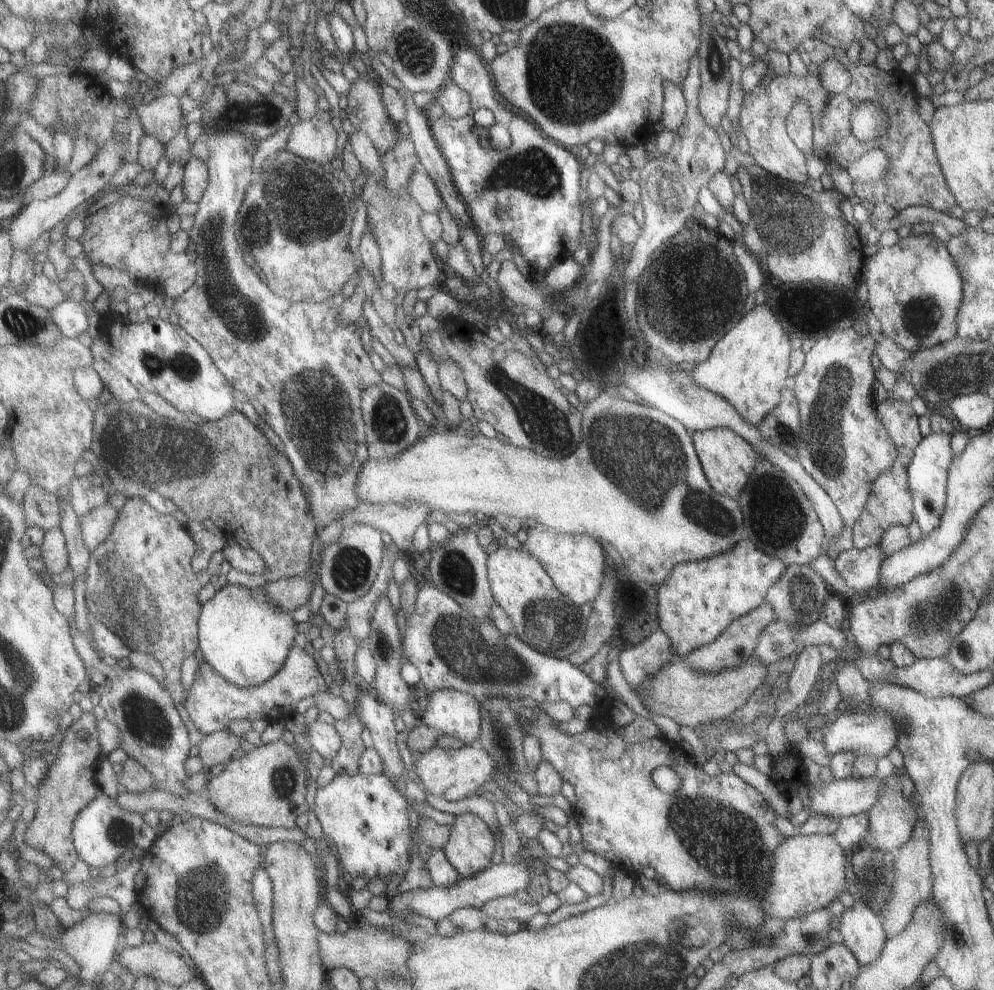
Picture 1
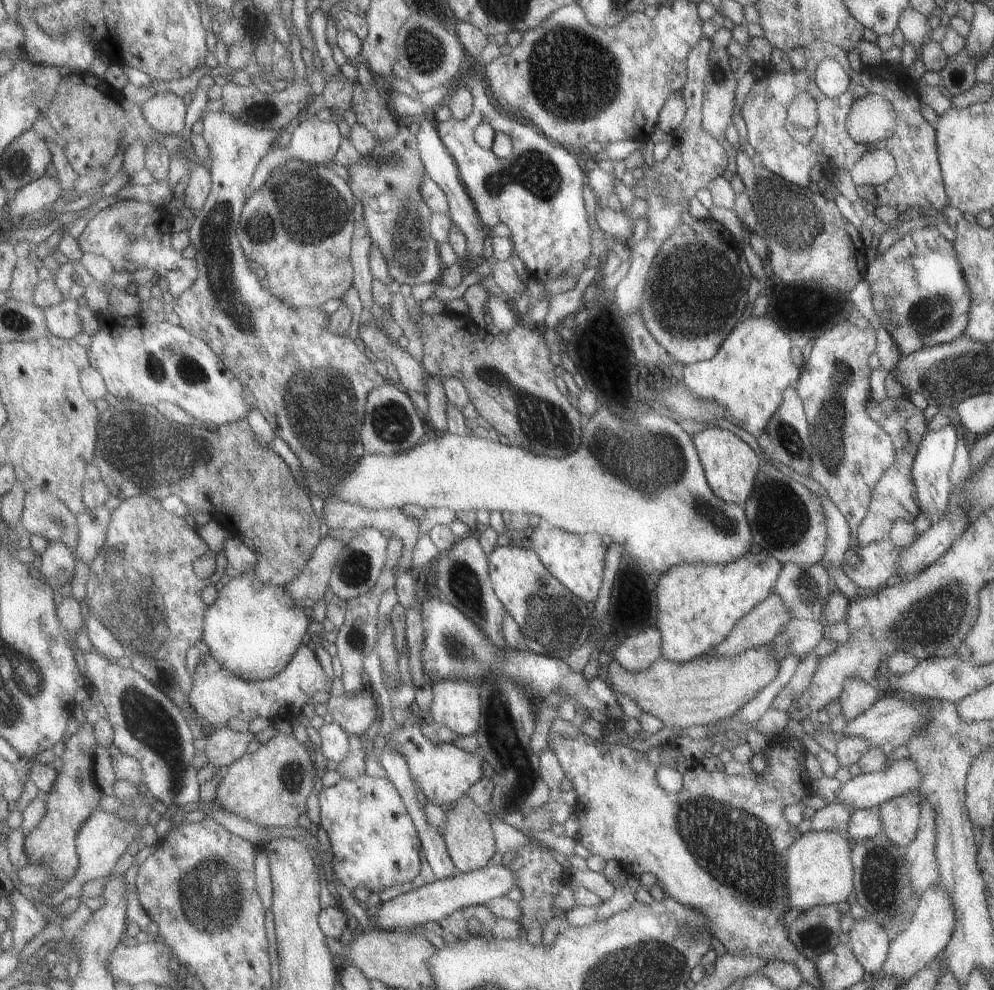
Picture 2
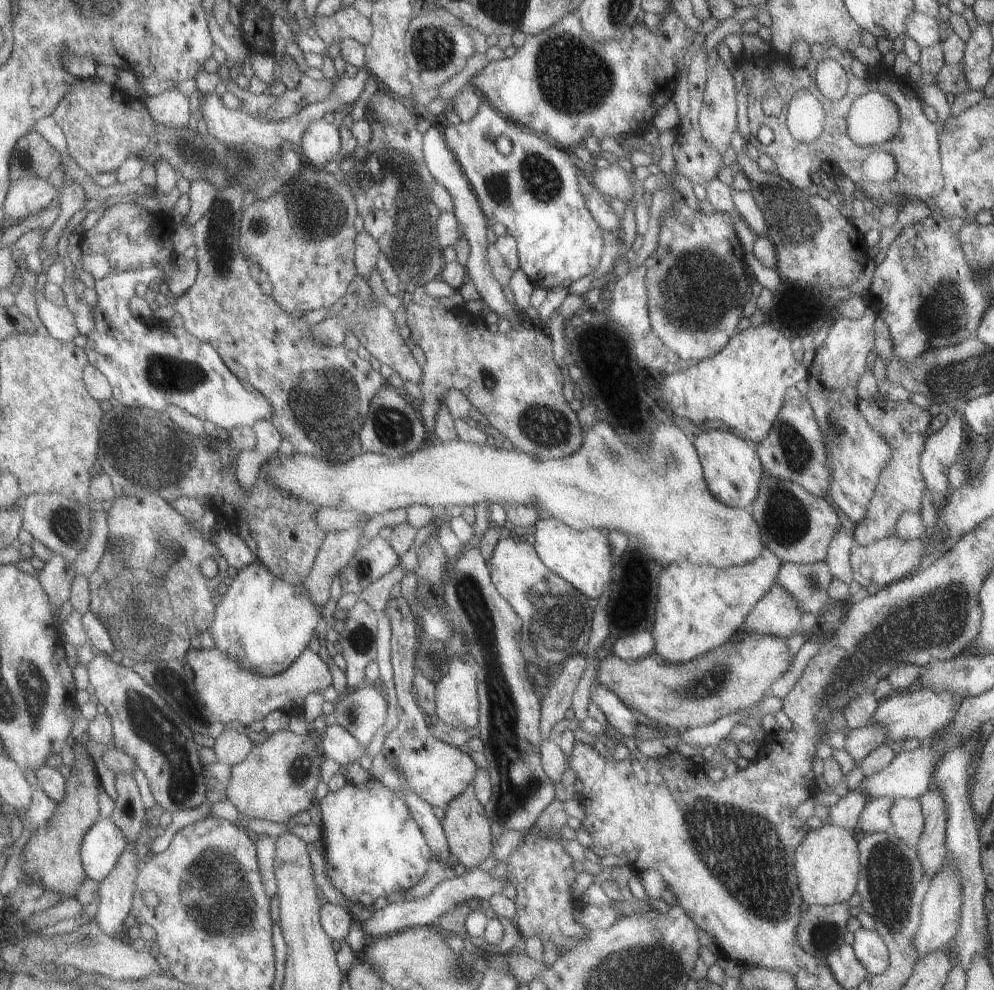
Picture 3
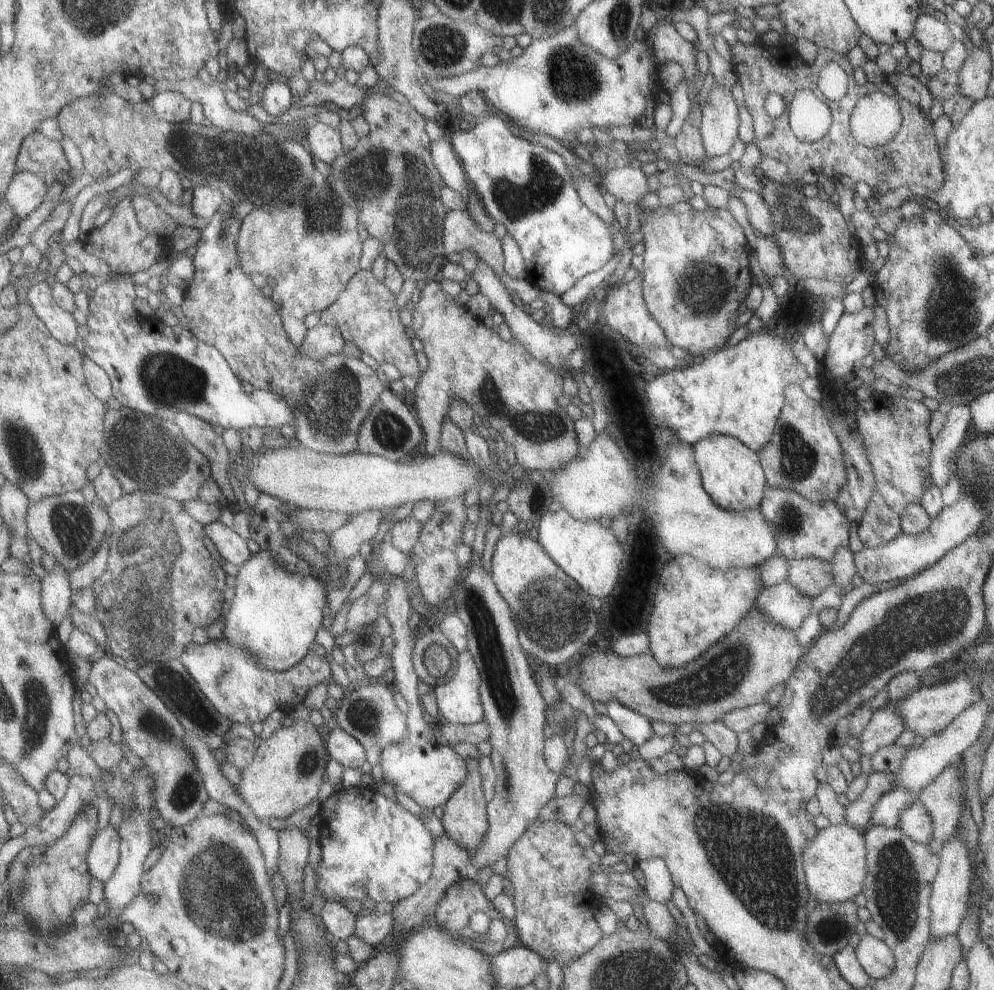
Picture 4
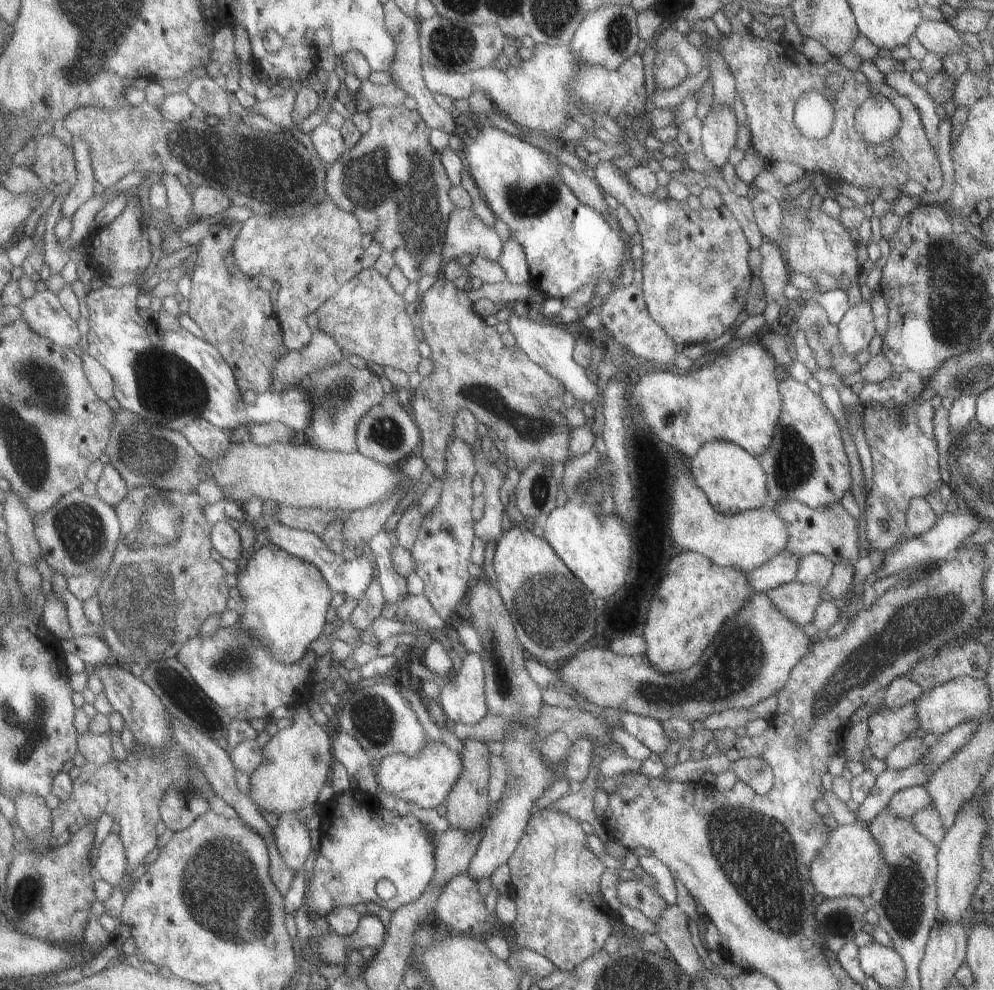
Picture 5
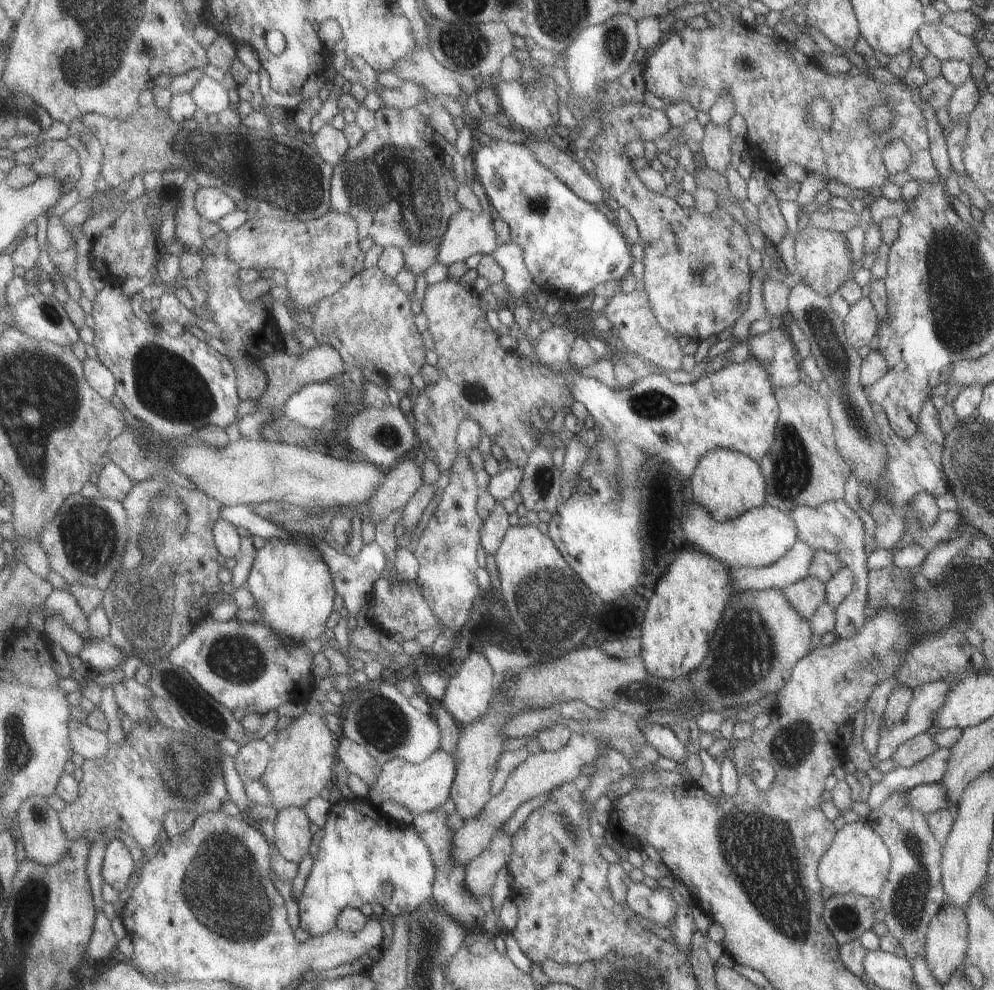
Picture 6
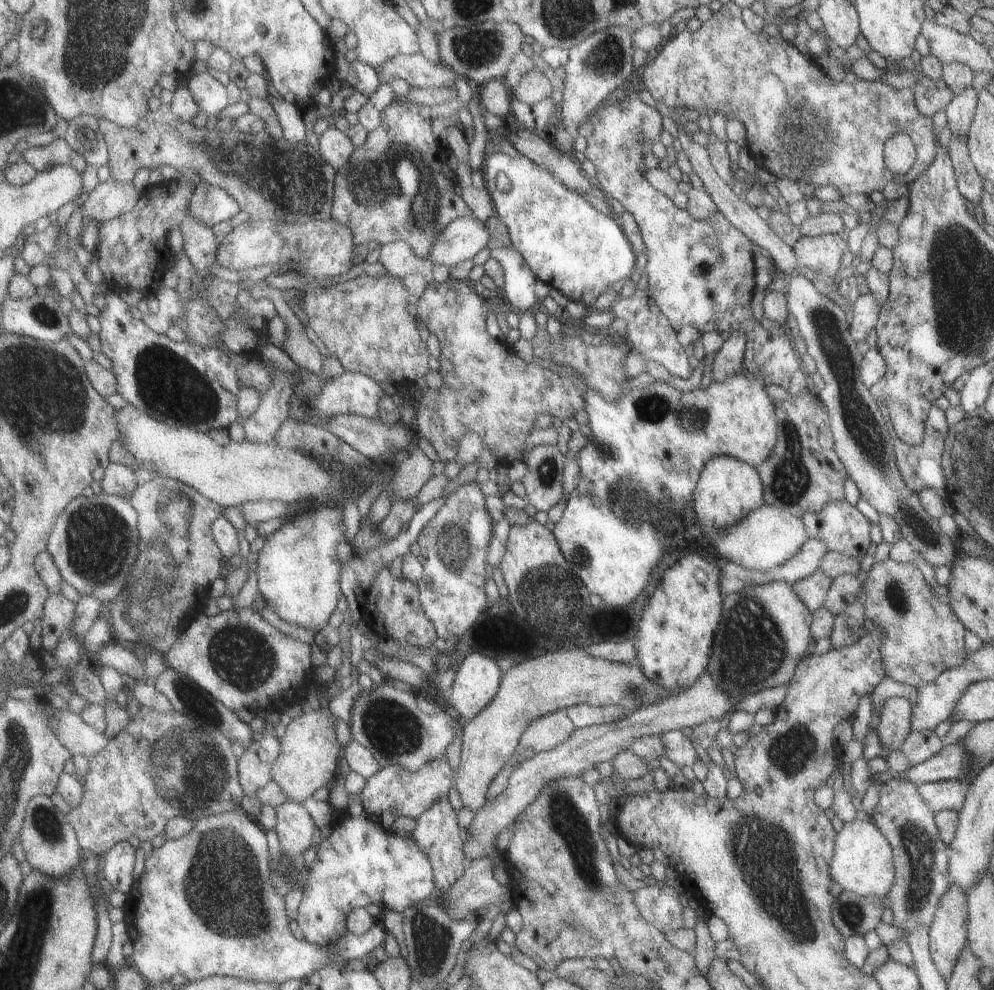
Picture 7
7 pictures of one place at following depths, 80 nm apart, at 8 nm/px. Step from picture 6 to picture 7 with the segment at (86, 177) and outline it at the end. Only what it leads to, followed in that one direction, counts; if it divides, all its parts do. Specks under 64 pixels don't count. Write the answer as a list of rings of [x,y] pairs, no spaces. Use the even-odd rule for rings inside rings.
[[[81,115],[71,120],[63,139],[87,160],[87,164],[95,166],[96,169],[108,164],[108,146],[103,140],[99,120],[95,116]]]

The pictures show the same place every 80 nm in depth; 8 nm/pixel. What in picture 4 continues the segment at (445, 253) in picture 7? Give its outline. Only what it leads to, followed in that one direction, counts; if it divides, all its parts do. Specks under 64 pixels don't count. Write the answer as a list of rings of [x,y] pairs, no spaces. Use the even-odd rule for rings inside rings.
[[[449,210],[443,226],[446,254],[475,251],[499,276],[505,273],[502,240],[495,232],[482,230],[468,211]]]

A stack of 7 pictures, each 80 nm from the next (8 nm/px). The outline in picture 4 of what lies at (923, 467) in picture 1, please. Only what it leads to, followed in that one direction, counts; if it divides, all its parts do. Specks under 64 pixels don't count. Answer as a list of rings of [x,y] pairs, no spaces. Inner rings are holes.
[[[957,403],[946,412],[940,433],[932,439],[929,455],[930,481],[941,488],[951,475],[951,453],[960,447],[965,430],[970,423],[970,412],[967,404]]]

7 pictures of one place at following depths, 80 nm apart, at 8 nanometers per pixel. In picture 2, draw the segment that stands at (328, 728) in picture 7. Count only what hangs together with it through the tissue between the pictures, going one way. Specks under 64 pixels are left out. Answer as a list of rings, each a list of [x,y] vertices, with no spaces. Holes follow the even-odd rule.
[[[277,733],[256,751],[247,753],[223,769],[216,798],[225,810],[261,826],[299,826],[299,818],[310,812],[307,800],[315,786],[317,770],[306,746],[296,737]]]

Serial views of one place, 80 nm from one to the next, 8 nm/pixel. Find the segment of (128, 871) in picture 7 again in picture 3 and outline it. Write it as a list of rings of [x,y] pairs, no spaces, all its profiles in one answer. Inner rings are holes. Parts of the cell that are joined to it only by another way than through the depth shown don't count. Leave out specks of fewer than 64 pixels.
[[[111,818],[97,819],[82,844],[82,863],[88,878],[102,883],[113,872],[128,844],[126,834]]]

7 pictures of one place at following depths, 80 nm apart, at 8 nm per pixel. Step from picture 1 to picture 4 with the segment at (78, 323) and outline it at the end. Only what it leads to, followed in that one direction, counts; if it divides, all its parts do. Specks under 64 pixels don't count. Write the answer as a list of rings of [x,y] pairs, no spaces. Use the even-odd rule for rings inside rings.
[[[45,280],[32,284],[27,300],[30,309],[42,320],[41,326],[62,343],[73,345],[79,337],[79,324],[73,314],[61,308],[52,293],[52,286]]]

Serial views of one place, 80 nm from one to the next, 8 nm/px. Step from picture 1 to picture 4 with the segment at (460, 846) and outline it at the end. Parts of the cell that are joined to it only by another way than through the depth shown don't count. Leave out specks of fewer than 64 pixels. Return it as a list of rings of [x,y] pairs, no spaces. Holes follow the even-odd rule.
[[[483,755],[480,757],[467,757],[466,761],[469,765],[465,782],[457,791],[454,792],[451,799],[444,804],[444,814],[442,823],[444,824],[446,833],[458,845],[469,849],[473,854],[482,843],[483,837],[486,835],[487,829],[490,827],[488,820],[488,800],[485,796],[484,778],[480,771]]]

